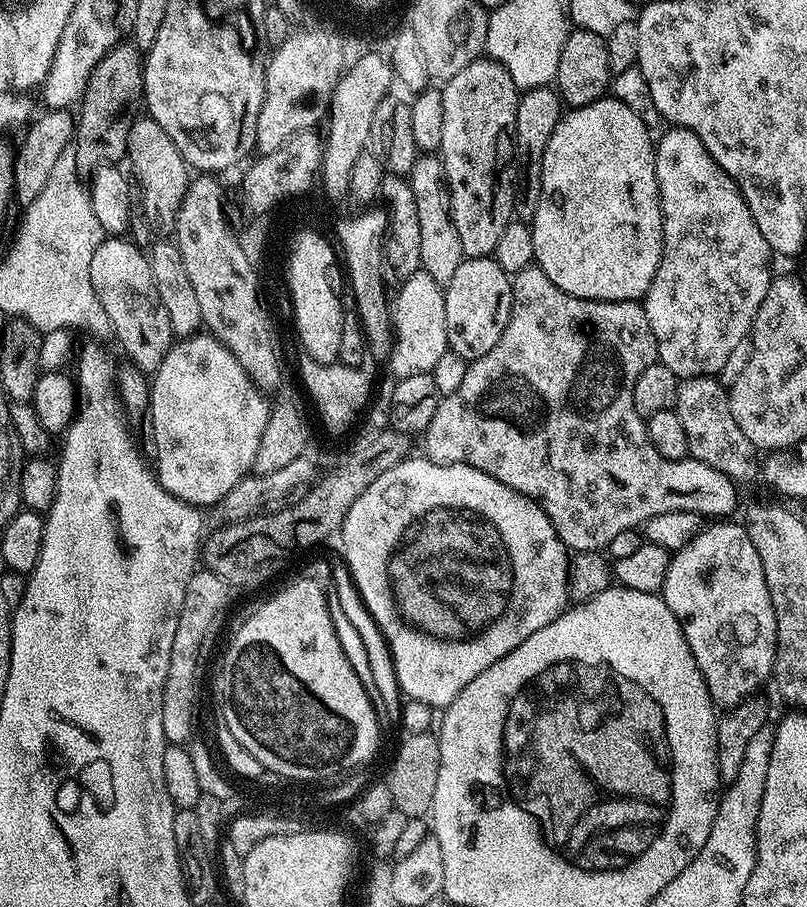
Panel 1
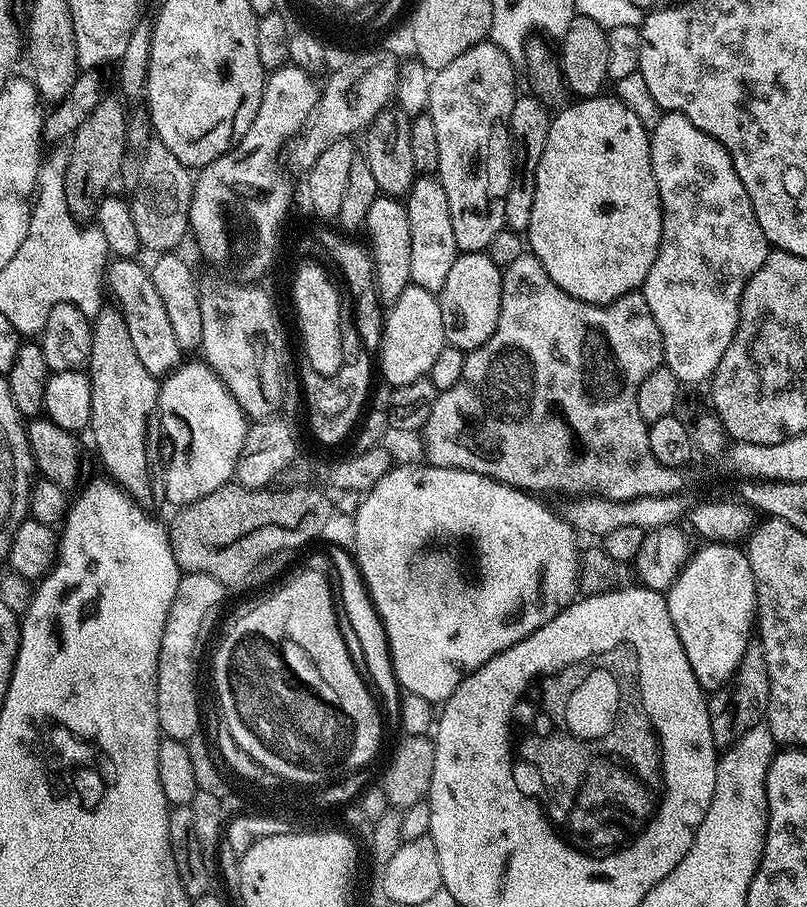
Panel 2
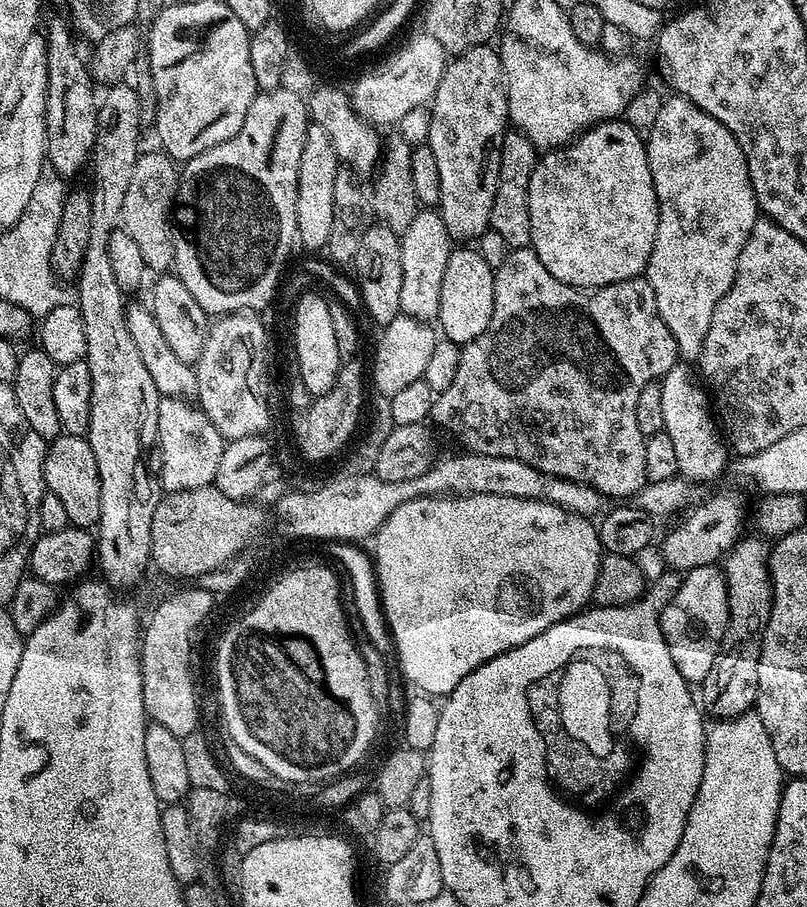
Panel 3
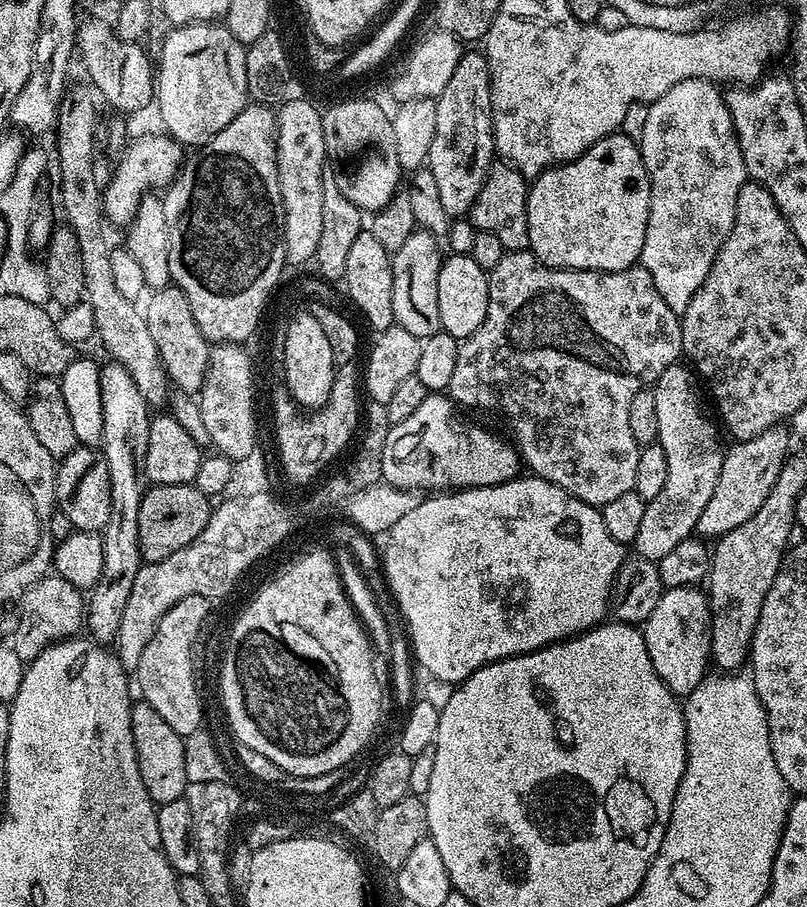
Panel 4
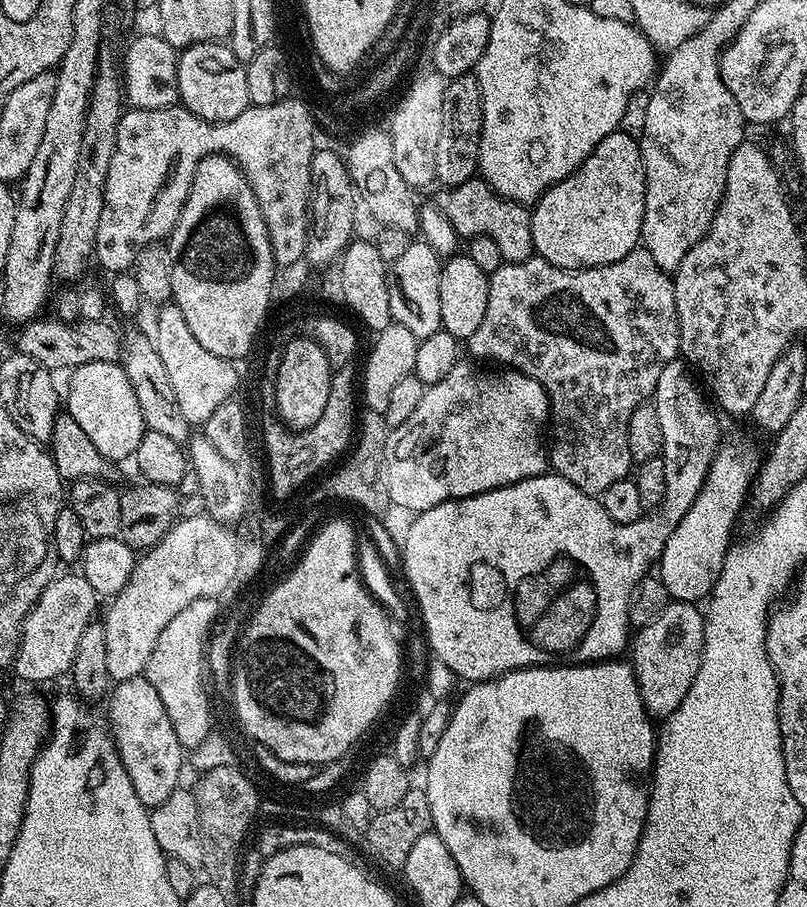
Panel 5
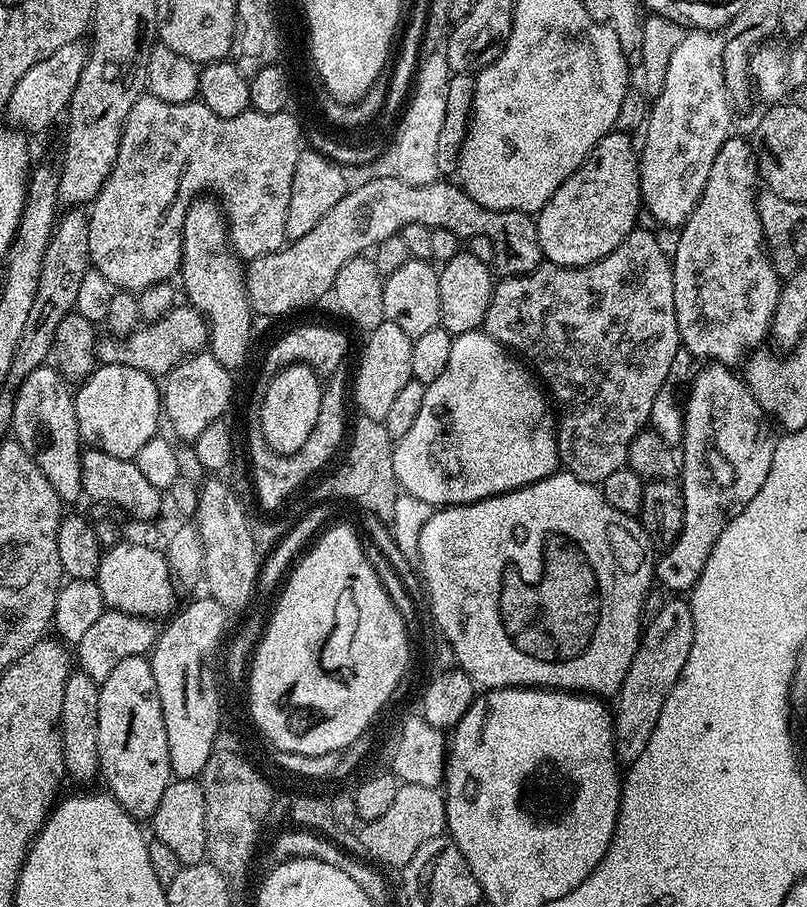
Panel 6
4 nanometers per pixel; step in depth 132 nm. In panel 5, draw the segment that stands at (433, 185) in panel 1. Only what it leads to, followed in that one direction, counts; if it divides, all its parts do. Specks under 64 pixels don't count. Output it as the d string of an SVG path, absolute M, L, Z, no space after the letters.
M416 238L410 246L406 246L401 256L394 258L388 270L390 314L393 321L406 326L406 330L410 330L410 334L414 334L419 341L441 331L440 319L444 313L444 303L438 298L441 263L442 257L434 254L434 250L430 250L430 246L423 240Z

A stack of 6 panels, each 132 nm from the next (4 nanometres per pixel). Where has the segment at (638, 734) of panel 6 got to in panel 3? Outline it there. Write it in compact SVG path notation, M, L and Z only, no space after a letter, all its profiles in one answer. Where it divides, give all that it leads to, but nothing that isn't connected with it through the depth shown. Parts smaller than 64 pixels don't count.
M713 565L698 566L683 573L680 588L672 601L660 611L660 625L666 646L670 650L670 658L674 658L674 666L678 666L678 674L687 679L689 685L698 686L710 674L712 660L718 654L724 627L728 621L728 599L726 598L726 582L723 571Z

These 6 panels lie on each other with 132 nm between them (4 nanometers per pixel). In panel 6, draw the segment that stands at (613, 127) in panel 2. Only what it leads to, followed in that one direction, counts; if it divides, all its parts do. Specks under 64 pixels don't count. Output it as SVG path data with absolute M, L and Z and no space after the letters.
M613 130L606 133L598 142L598 146L589 154L580 169L546 202L546 206L535 217L540 243L540 255L549 264L556 264L559 268L585 268L587 264L597 264L606 258L619 244L623 244L626 237L637 227L636 215L642 212L642 197L640 195L640 157L638 144L627 132Z

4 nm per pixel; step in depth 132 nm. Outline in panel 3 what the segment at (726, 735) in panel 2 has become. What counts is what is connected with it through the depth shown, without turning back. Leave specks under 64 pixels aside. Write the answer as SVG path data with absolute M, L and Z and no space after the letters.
M751 535L737 540L723 557L728 621L710 674L698 685L698 700L703 711L717 720L733 720L744 712L753 711L758 694L758 658L762 654L762 638L772 609L772 575L768 569L769 541Z

